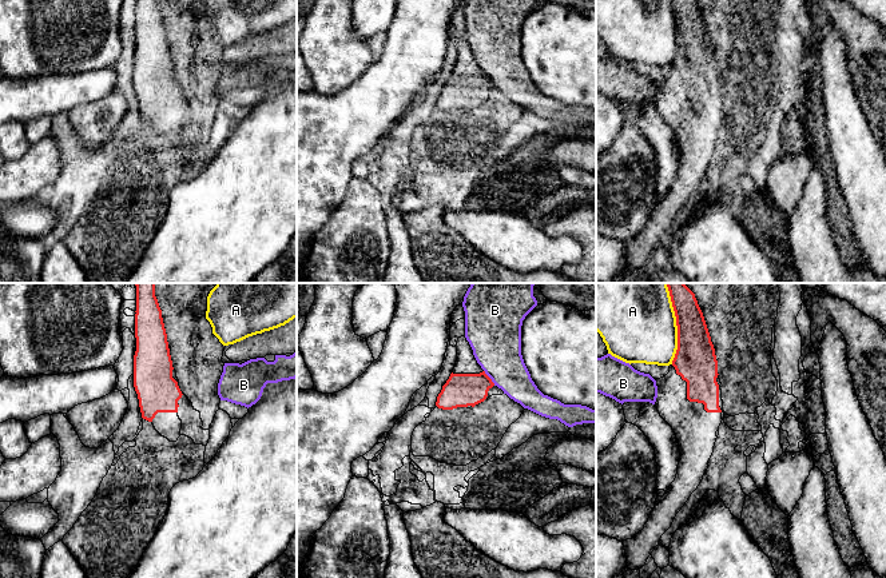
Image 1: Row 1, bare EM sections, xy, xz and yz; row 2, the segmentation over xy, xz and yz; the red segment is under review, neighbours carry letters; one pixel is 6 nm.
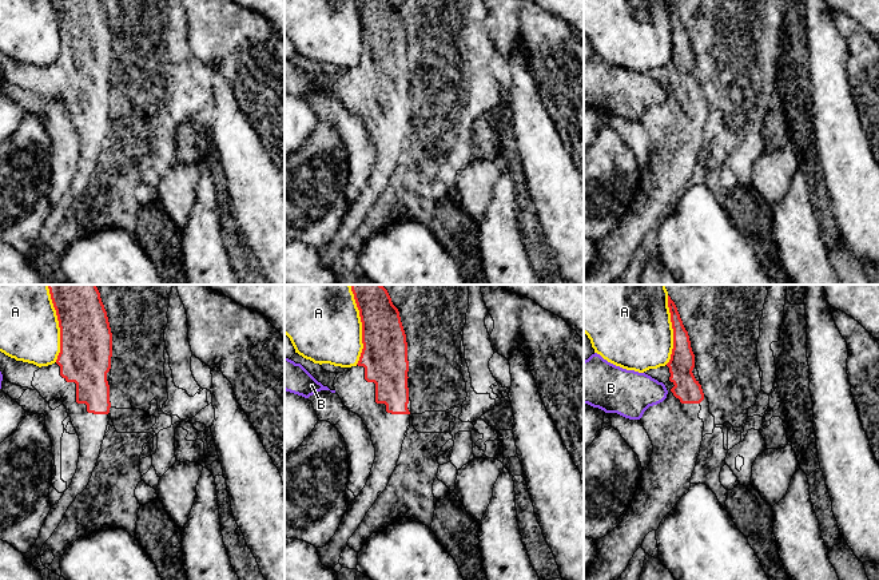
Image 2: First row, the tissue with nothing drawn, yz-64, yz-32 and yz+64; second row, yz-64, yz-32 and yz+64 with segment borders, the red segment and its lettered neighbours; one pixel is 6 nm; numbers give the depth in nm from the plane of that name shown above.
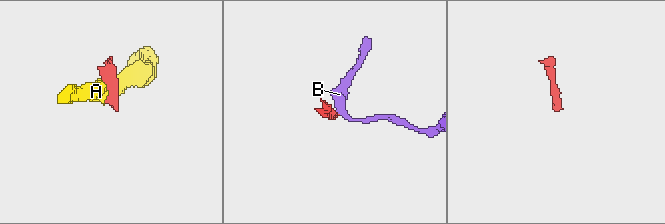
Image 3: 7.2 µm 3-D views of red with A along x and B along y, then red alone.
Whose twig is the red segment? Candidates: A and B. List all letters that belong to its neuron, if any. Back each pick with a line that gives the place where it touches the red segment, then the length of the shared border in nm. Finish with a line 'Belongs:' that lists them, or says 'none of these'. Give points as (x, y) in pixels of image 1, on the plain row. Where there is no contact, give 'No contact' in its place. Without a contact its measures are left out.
Belongs: none of these

